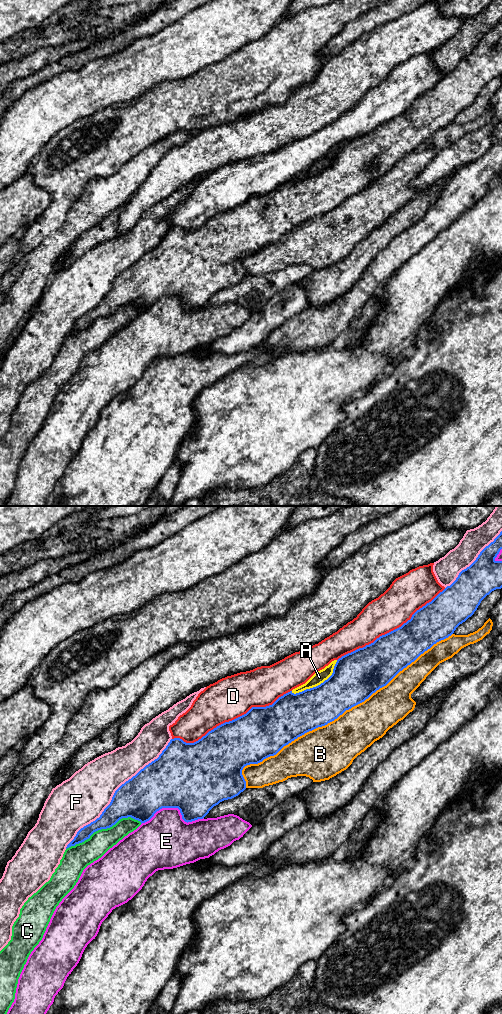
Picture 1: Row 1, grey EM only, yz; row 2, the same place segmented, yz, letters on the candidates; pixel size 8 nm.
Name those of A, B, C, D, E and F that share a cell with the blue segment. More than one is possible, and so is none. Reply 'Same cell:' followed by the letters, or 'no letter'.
Same cell: no letter

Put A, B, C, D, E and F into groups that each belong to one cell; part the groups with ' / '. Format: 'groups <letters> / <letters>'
groups A / B / C / D / E / F

